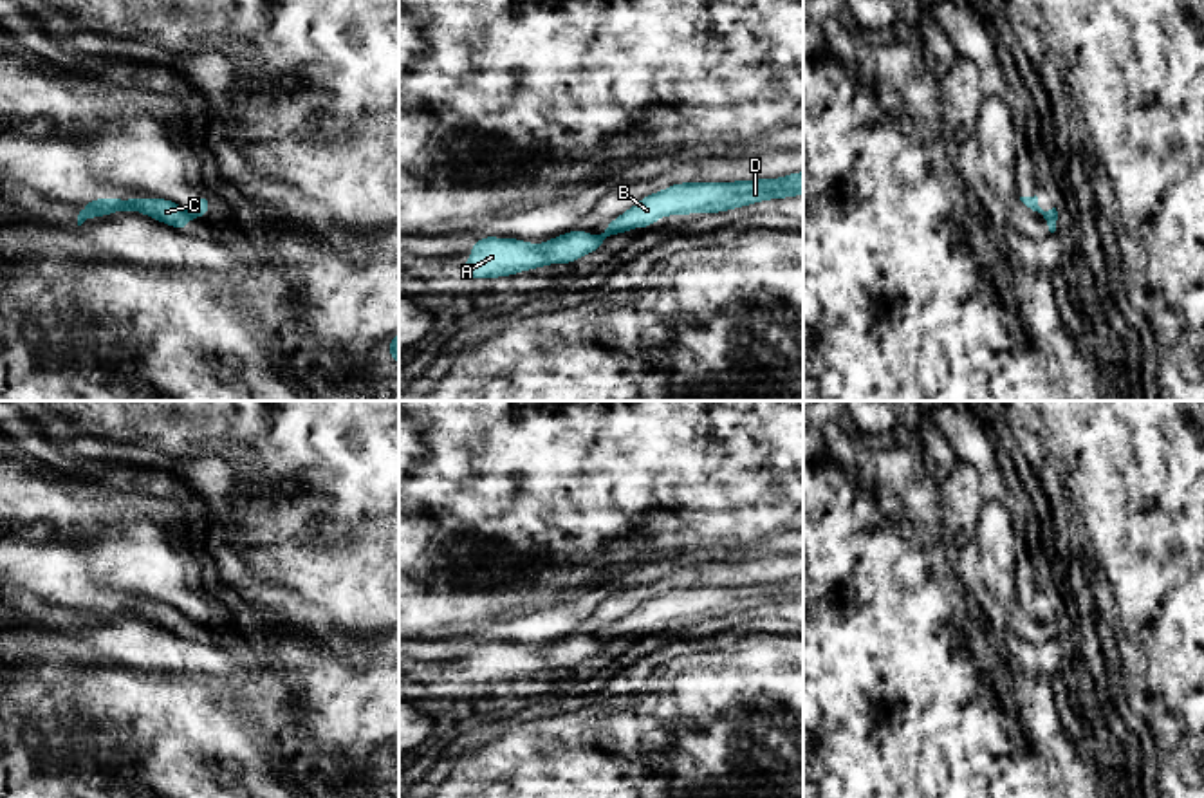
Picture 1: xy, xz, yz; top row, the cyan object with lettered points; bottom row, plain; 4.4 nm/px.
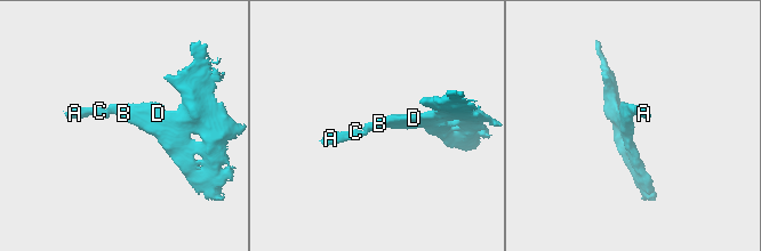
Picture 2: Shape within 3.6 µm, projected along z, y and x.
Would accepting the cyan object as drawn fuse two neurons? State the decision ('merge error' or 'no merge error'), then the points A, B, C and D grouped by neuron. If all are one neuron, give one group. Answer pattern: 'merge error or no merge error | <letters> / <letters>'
merge error | A C / B D

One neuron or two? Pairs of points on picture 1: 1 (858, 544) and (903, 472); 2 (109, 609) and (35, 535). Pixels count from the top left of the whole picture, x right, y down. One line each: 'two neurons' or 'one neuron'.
1: one neuron
2: one neuron

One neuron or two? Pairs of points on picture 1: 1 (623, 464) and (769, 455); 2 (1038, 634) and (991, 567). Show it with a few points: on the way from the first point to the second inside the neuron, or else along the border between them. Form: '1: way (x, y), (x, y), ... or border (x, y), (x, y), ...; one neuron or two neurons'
1: way (659, 455), (733, 455); one neuron
2: way (1022, 618), (1011, 607), (1000, 584); one neuron

